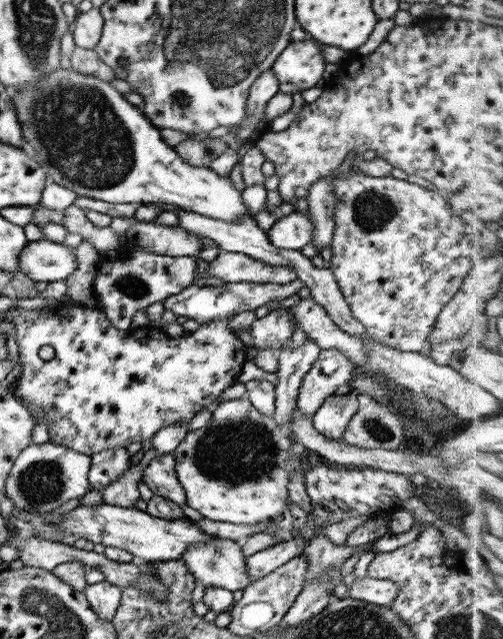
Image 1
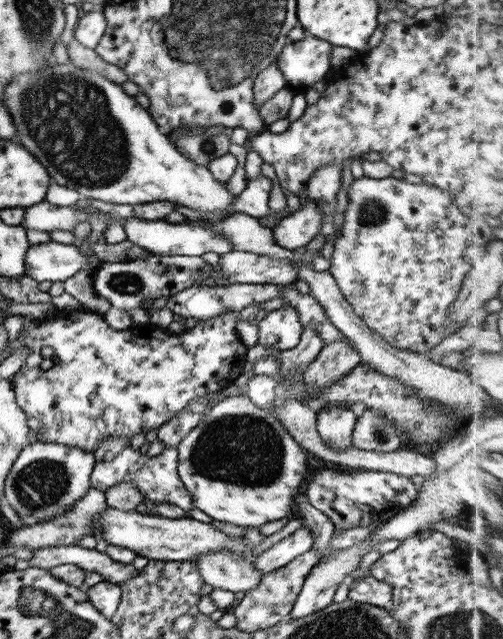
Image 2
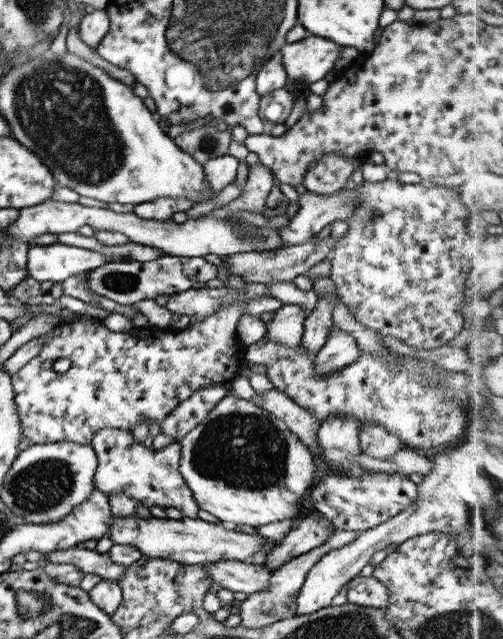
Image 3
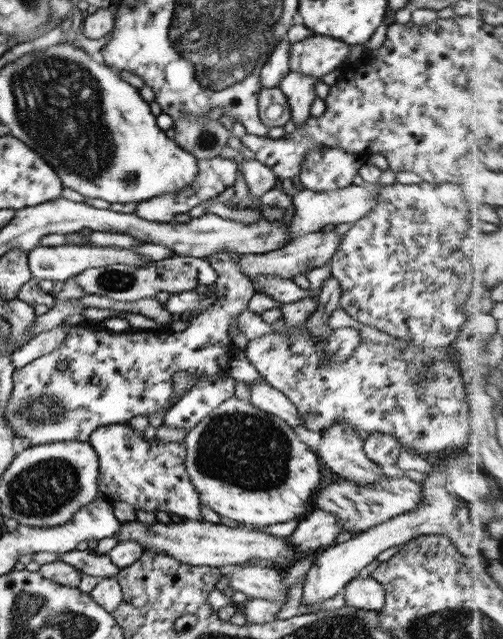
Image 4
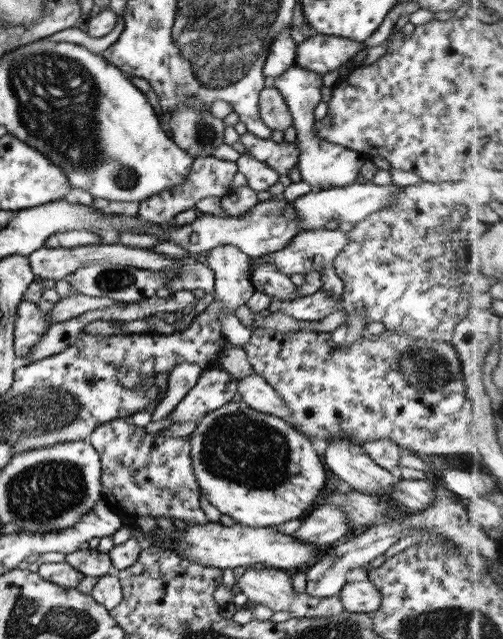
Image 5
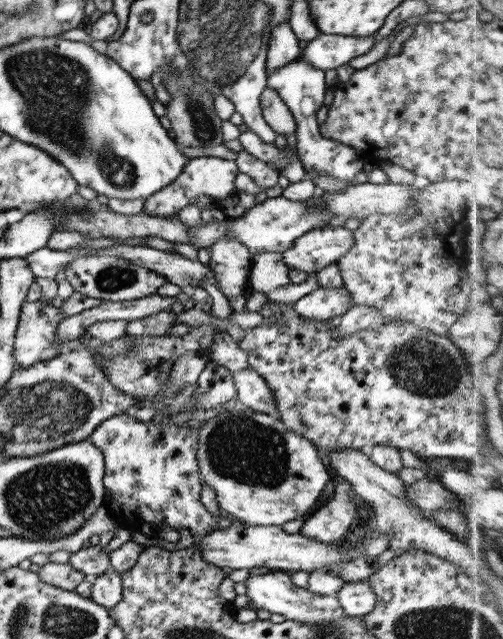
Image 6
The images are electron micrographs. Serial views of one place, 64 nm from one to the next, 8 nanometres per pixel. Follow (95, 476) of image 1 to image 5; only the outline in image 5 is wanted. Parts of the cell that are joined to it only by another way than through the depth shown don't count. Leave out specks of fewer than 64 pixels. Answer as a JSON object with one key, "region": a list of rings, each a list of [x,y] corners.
{"region":[[[115,418],[95,427],[91,431],[87,442],[99,454],[101,463],[101,498],[108,504],[115,515],[122,515],[127,518],[124,523],[135,526],[135,520],[140,516],[151,518],[164,518],[173,523],[173,520],[180,520],[185,525],[207,525],[209,520],[199,507],[199,485],[193,475],[191,457],[189,457],[189,436],[171,437],[161,435],[161,430],[149,434],[143,427],[135,426],[127,418]]]}

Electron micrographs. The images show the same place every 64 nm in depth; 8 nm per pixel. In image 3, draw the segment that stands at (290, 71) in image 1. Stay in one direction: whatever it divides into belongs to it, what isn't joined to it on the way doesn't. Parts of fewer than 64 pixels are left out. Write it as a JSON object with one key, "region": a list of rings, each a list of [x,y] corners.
{"region":[[[310,34],[299,42],[285,43],[280,51],[286,78],[307,84],[323,79],[327,72],[333,71],[333,62],[339,58],[341,47]]]}

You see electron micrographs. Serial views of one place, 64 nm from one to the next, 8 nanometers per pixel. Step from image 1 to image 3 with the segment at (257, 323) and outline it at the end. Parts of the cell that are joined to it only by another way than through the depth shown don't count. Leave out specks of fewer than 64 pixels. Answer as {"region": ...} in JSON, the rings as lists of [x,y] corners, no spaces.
{"region":[[[282,304],[275,311],[270,322],[265,323],[267,332],[263,339],[271,339],[285,346],[297,345],[302,335],[302,323],[304,322],[304,311],[297,304]]]}

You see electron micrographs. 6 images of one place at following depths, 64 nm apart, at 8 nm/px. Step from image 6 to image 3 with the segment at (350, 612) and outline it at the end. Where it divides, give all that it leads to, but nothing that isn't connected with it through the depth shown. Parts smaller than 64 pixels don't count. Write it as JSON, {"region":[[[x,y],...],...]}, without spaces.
{"region":[[[355,576],[345,585],[348,604],[382,609],[387,606],[388,592],[384,584],[371,577]]]}

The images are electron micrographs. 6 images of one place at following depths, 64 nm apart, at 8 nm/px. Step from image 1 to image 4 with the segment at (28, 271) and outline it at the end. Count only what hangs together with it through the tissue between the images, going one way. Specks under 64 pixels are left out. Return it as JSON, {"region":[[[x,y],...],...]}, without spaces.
{"region":[[[44,245],[37,246],[33,248],[29,253],[26,253],[26,260],[28,265],[28,270],[32,275],[32,278],[37,282],[41,280],[49,280],[54,282],[62,282],[63,284],[67,282],[68,279],[73,279],[79,272],[86,270],[87,268],[105,267],[111,264],[123,264],[130,266],[146,266],[151,264],[149,260],[144,260],[143,256],[135,252],[130,252],[130,250],[103,246],[53,246],[47,247]]]}

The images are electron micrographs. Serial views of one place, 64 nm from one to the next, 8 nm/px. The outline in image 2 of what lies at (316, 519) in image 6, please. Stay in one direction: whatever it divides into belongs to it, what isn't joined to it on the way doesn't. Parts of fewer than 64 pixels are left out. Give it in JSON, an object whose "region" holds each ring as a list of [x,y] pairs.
{"region":[[[307,525],[279,540],[261,554],[253,556],[251,565],[261,573],[261,576],[287,564],[299,554],[307,552],[313,546],[313,535]]]}

